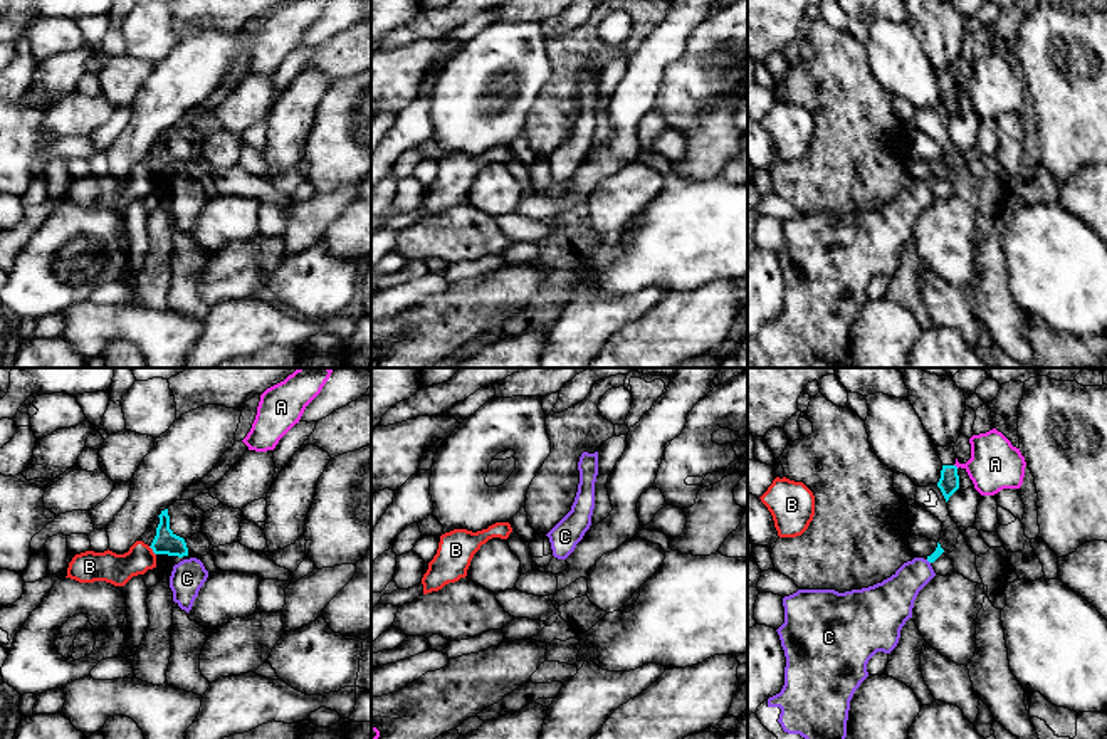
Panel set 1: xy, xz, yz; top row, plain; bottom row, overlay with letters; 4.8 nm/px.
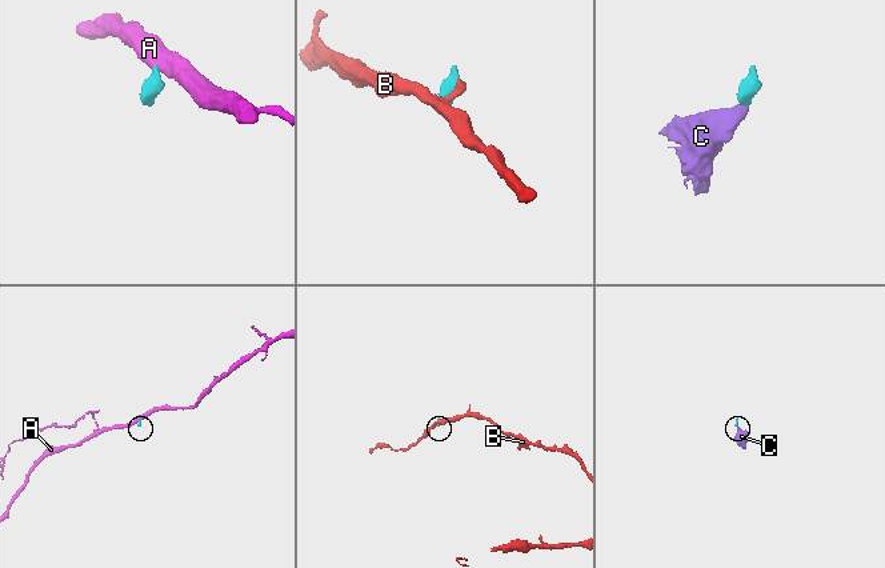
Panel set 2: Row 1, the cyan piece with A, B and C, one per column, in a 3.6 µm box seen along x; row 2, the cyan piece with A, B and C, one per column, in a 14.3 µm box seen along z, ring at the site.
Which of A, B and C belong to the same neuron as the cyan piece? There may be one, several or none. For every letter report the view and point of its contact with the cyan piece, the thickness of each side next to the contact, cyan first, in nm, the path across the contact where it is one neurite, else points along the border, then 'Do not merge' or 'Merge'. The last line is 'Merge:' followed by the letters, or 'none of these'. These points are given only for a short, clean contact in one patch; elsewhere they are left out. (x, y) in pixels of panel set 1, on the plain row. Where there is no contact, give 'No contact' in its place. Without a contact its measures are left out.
A: No contact. Do not merge
B: Touches cyan at xy (153, 175). Thickness 110 nm (cyan) against 150 nm. Boundary: xy (148, 170), (155, 178). Do not merge
C: No contact. Merge
Merge: C

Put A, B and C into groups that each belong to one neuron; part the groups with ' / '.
A / B / C

